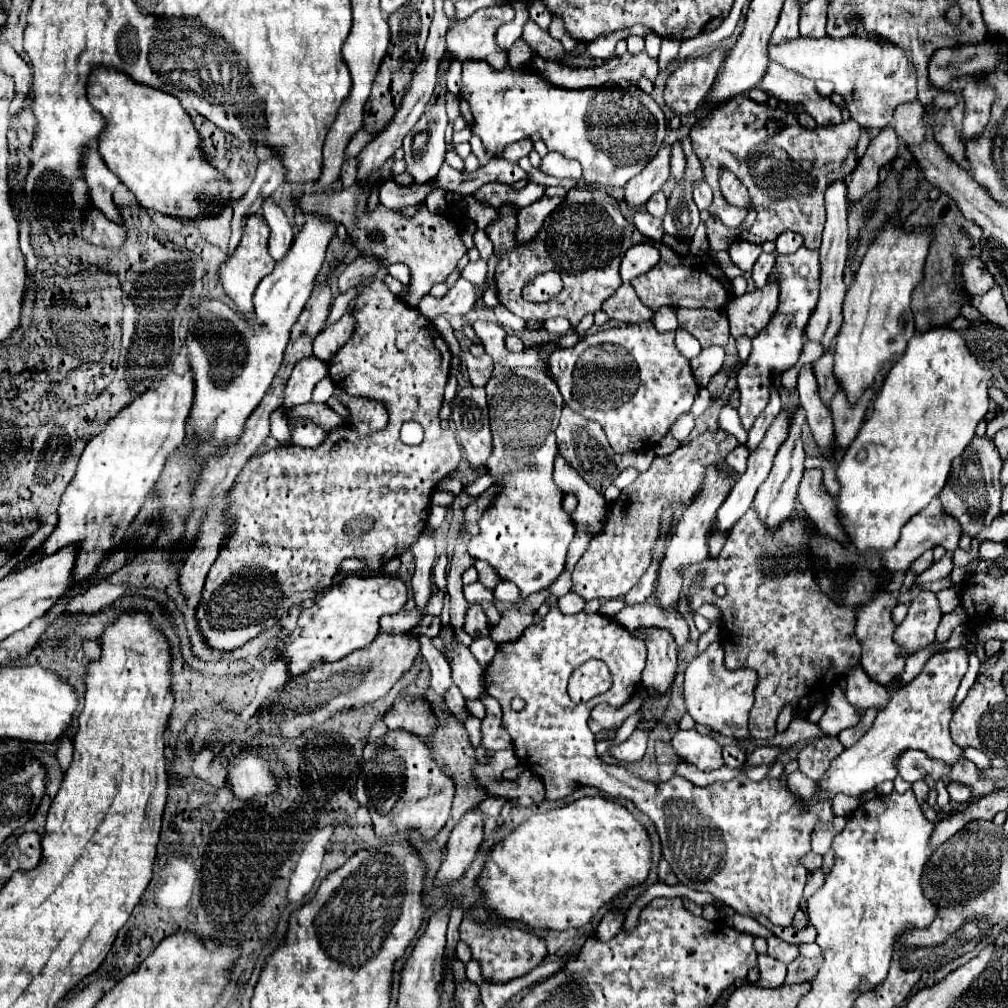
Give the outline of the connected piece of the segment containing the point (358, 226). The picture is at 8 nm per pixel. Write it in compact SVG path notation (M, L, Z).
M388 158L370 178L370 186L360 188L350 186L340 192L334 192L327 188L322 180L308 182L305 185L304 196L300 200L300 206L304 214L316 214L323 220L336 224L344 224L348 234L354 238L354 246L368 256L378 256L378 262L382 266L390 266L396 262L404 262L410 272L412 280L409 282L409 294L403 297L410 306L416 306L418 300L428 294L428 290L436 282L446 282L448 274L456 268L458 260L466 254L466 246L460 236L460 216L448 216L448 214L430 214L426 204L420 204L418 212L414 216L402 216L400 210L384 208L382 204L374 210L368 210L366 200L370 196L374 182L384 182L390 178L394 166L394 158Z

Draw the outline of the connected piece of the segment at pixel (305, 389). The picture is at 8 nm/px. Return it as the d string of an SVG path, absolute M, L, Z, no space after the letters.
M306 358L296 364L296 368L292 370L292 376L284 388L284 402L282 402L284 420L288 420L290 408L294 408L296 404L310 402L316 382L322 380L324 376L328 376L328 368L316 358Z

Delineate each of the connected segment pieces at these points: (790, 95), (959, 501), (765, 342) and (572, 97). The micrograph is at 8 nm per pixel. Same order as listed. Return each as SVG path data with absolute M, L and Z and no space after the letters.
M776 62L768 64L768 70L766 70L762 82L758 84L758 88L764 90L766 94L778 98L780 102L784 102L790 108L802 106L802 110L806 114L810 114L816 120L816 124L840 120L840 116L842 116L840 108L830 98L822 98L816 92L812 80L800 76L798 72L784 70Z
M974 436L972 442L966 446L964 454L952 462L952 472L940 494L940 502L944 504L946 512L952 512L952 516L960 520L960 526L972 538L1000 514L1000 470L1002 458L994 440L990 440L988 436Z
M802 246L794 254L778 254L776 264L770 272L770 280L780 280L780 308L776 310L776 316L772 316L772 320L768 322L764 332L760 332L752 340L750 358L738 372L738 390L740 390L738 412L740 412L744 430L752 428L756 416L768 404L770 376L774 372L784 372L784 370L792 368L802 352L802 332L818 302L818 286L820 286L818 252L812 252L806 246Z
M466 60L458 98L460 98L462 118L466 120L468 128L476 136L480 136L488 154L500 156L508 144L530 138L532 134L538 132L546 142L548 150L556 150L572 160L578 160L584 170L582 182L598 190L624 188L632 176L642 172L644 162L656 156L666 134L666 118L662 108L642 90L628 90L628 86L624 84L622 90L612 90L612 92L568 90L568 88L554 86L552 82L542 78L534 68L526 64L518 68L510 68L506 64L506 68L496 70L484 60Z

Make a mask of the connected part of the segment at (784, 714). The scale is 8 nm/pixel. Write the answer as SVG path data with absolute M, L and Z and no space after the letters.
M784 706L780 716L778 716L778 722L776 722L776 730L778 732L784 732L792 720L792 714L794 714L794 706Z

